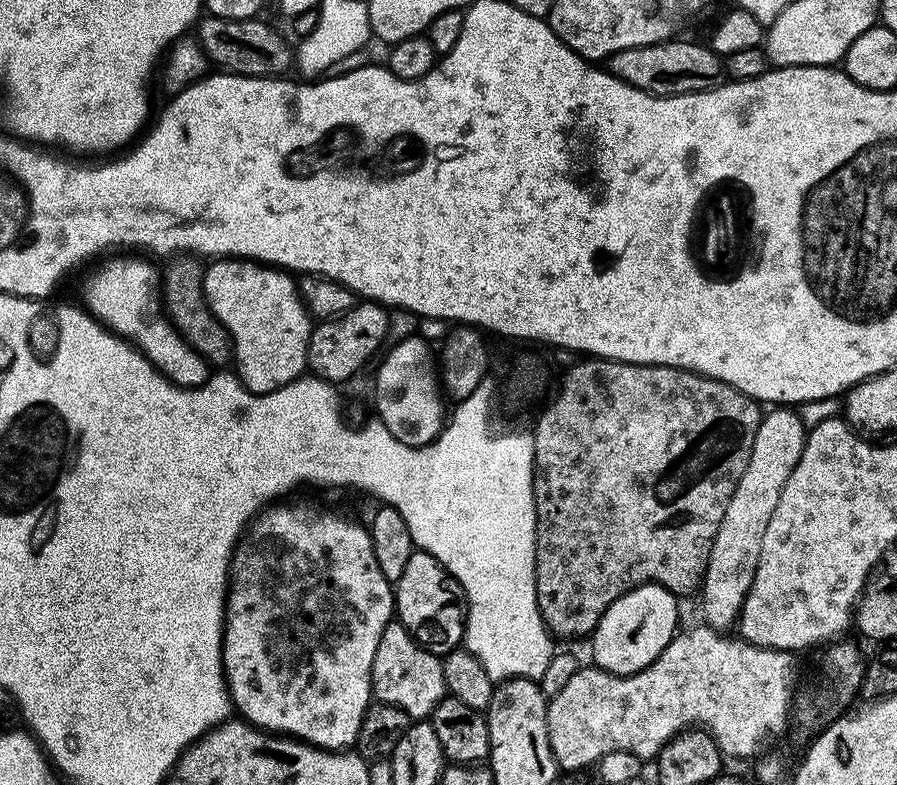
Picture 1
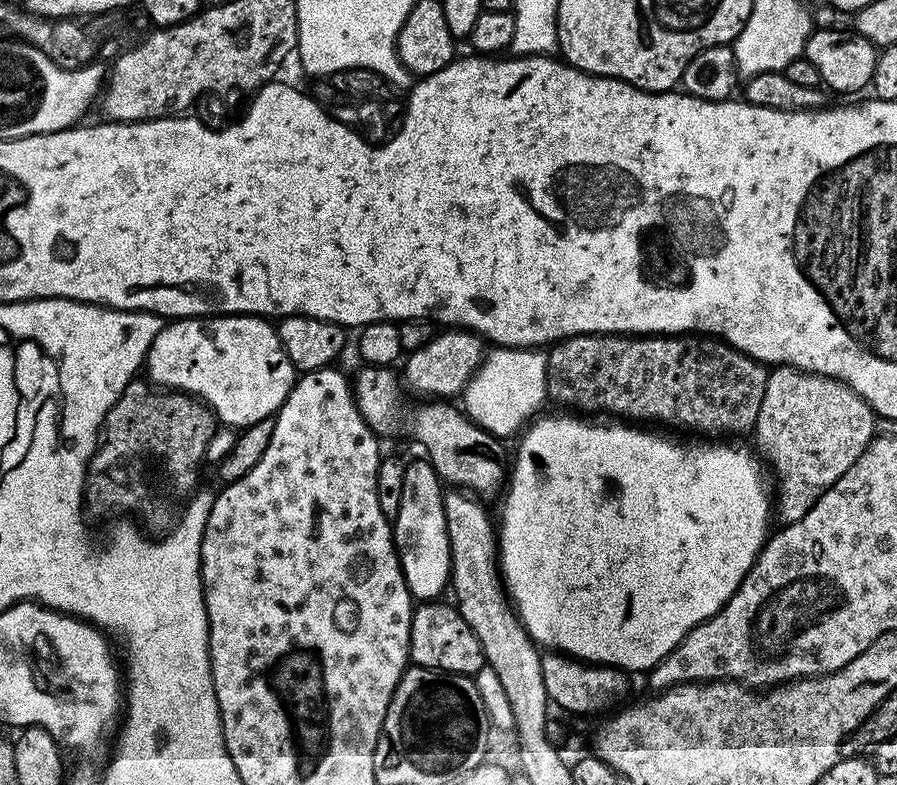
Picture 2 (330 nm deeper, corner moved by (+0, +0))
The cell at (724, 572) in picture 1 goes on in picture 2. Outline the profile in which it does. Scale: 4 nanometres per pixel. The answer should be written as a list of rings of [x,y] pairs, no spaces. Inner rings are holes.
[[[776,366],[769,371],[766,395],[762,397],[762,406],[758,410],[754,437],[759,455],[766,464],[768,459],[769,466],[776,471],[774,516],[780,519],[781,525],[801,520],[817,498],[830,486],[834,486],[834,482],[838,482],[838,478],[842,478],[842,474],[846,474],[854,462],[858,462],[866,446],[877,435],[876,423],[878,417],[872,407],[843,380],[819,376],[817,372],[803,372],[791,366]]]

